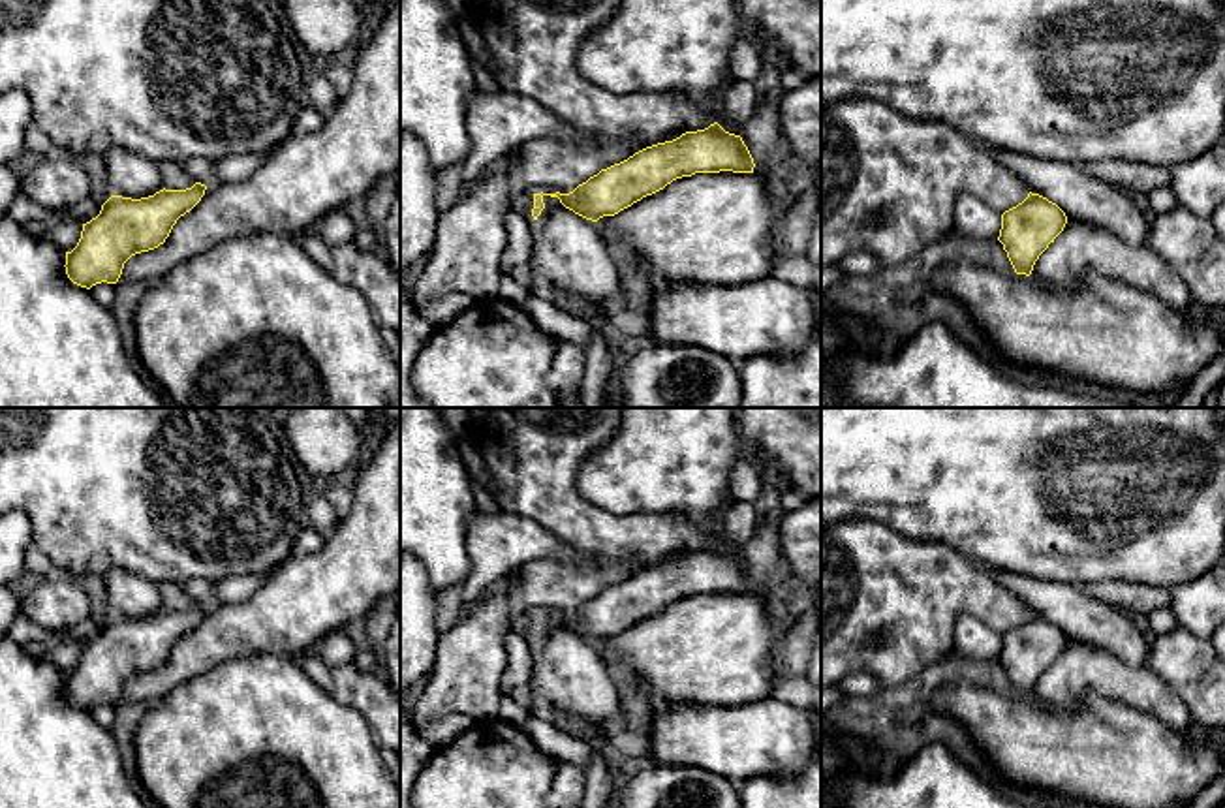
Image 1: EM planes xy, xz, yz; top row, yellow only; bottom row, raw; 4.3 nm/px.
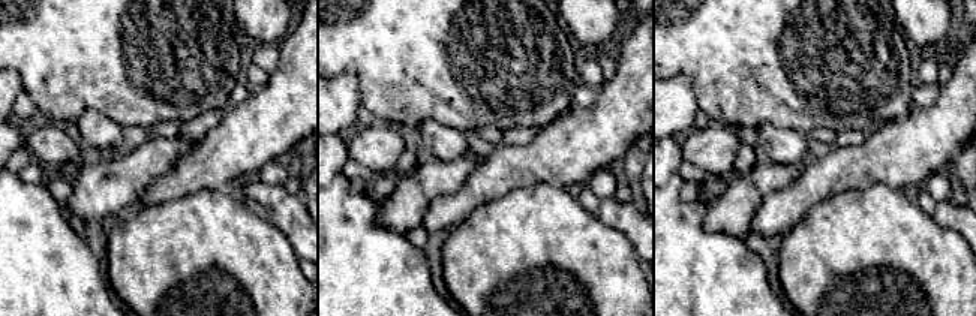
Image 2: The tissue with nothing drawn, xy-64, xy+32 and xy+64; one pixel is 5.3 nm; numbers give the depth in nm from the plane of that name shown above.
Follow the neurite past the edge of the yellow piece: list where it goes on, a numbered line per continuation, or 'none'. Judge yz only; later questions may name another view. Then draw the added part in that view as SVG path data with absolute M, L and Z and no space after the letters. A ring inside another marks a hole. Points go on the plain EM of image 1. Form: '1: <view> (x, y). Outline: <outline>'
1: yz (1079, 669). Outline: M1067 641L1063 652L1039 676L1030 697L1069 714L1086 693L1148 712L1176 733L1193 727L1186 703L1155 671L1146 665L1125 665L1110 652L1073 641Z

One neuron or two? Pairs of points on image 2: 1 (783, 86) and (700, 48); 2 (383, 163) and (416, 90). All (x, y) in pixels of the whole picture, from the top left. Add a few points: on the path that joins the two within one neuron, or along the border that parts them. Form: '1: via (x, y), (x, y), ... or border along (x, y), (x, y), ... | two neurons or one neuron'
1: via (762, 65), (745, 48), (721, 48) | one neuron
2: border along (377, 120), (395, 126) | two neurons

